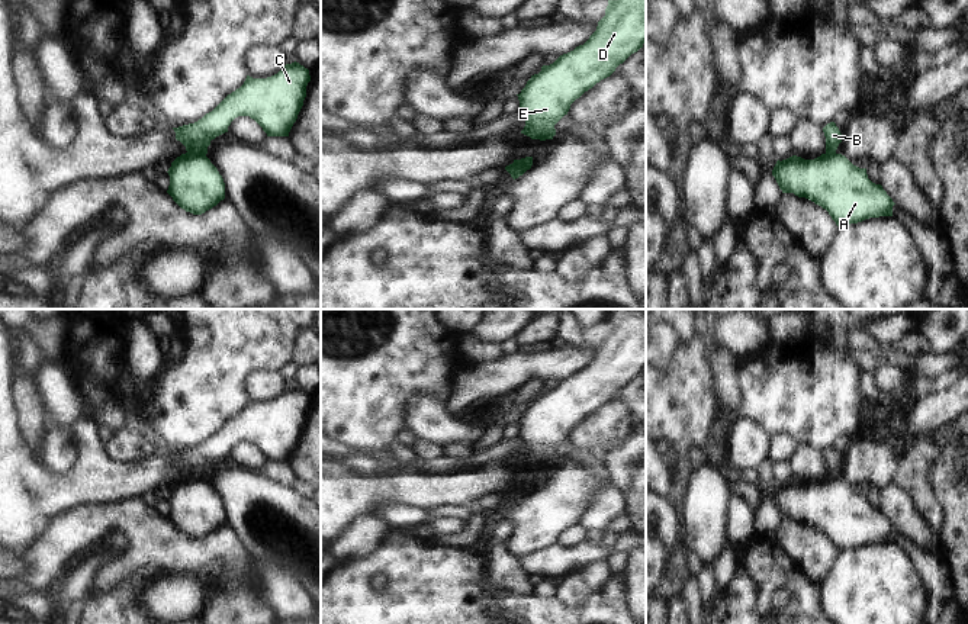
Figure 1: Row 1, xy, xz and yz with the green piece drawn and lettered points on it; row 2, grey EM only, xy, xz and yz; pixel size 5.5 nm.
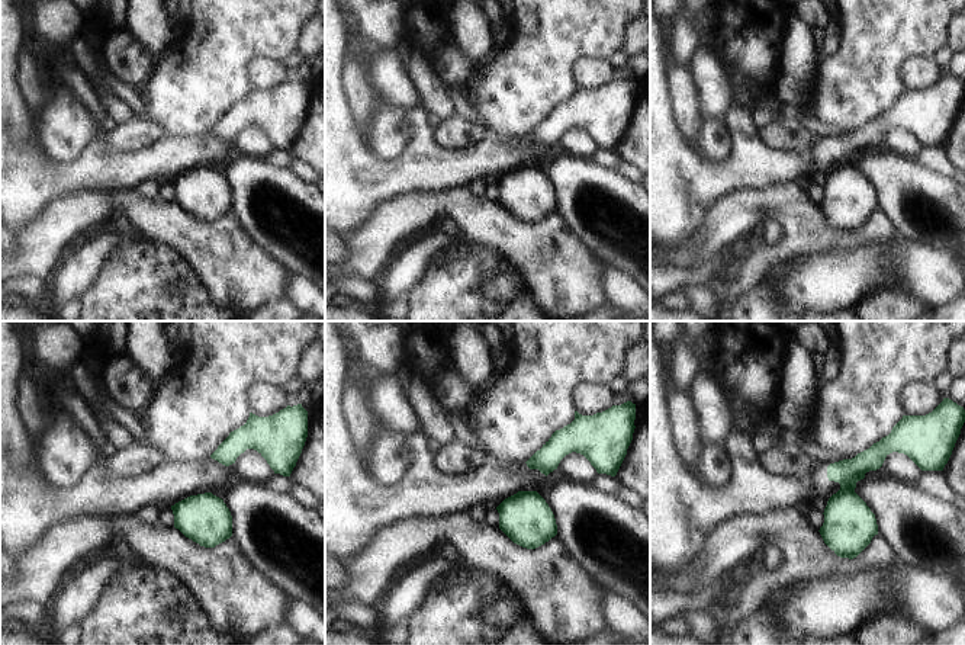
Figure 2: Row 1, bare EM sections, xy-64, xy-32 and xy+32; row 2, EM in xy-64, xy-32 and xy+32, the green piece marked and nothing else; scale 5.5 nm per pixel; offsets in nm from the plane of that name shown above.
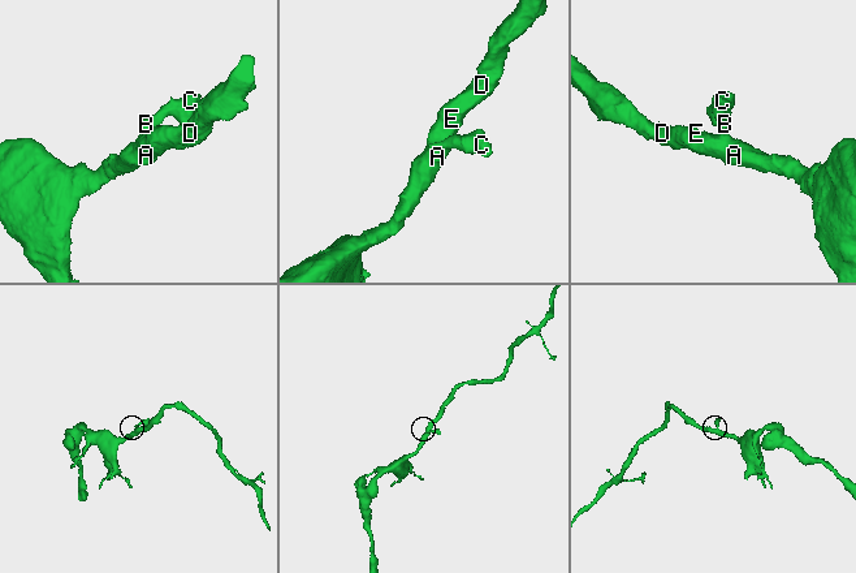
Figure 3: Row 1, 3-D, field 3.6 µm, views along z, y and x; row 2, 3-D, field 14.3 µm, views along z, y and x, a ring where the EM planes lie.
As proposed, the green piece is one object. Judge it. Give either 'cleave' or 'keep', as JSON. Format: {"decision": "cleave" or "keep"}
{"decision": "cleave"}

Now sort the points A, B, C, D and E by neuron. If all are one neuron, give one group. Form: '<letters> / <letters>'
A D E / B C

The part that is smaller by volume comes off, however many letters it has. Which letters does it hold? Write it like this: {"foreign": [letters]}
{"foreign": ["B", "C"]}

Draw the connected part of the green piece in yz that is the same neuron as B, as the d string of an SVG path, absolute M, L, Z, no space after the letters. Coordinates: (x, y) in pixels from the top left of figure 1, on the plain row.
M834 447L827 448L823 453L826 461L826 479L836 477L839 469L842 467L842 459Z

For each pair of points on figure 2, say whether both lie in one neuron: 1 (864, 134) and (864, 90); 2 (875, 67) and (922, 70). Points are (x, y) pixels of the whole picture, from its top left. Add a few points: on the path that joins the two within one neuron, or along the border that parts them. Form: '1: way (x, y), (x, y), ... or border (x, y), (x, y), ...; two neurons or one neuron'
1: border (891, 103), (858, 128); two neurons
2: border (929, 57), (910, 57), (897, 69), (903, 89); two neurons

